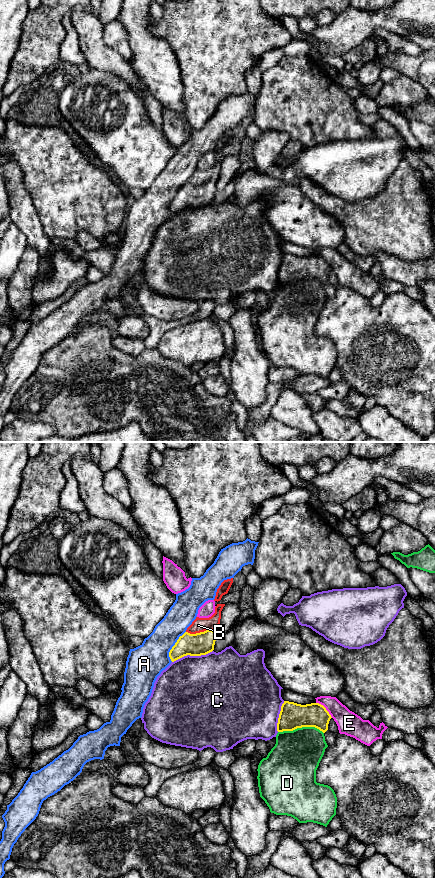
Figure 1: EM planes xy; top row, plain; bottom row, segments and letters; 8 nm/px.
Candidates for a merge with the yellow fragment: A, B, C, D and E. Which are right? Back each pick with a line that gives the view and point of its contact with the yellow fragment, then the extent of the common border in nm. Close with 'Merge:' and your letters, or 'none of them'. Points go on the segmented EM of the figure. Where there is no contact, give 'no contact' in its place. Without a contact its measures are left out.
B: contact xy (200, 632); length 240 nm
Merge: B

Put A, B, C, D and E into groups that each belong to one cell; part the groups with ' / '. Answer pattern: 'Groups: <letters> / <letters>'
Groups: A / B / C / D / E

